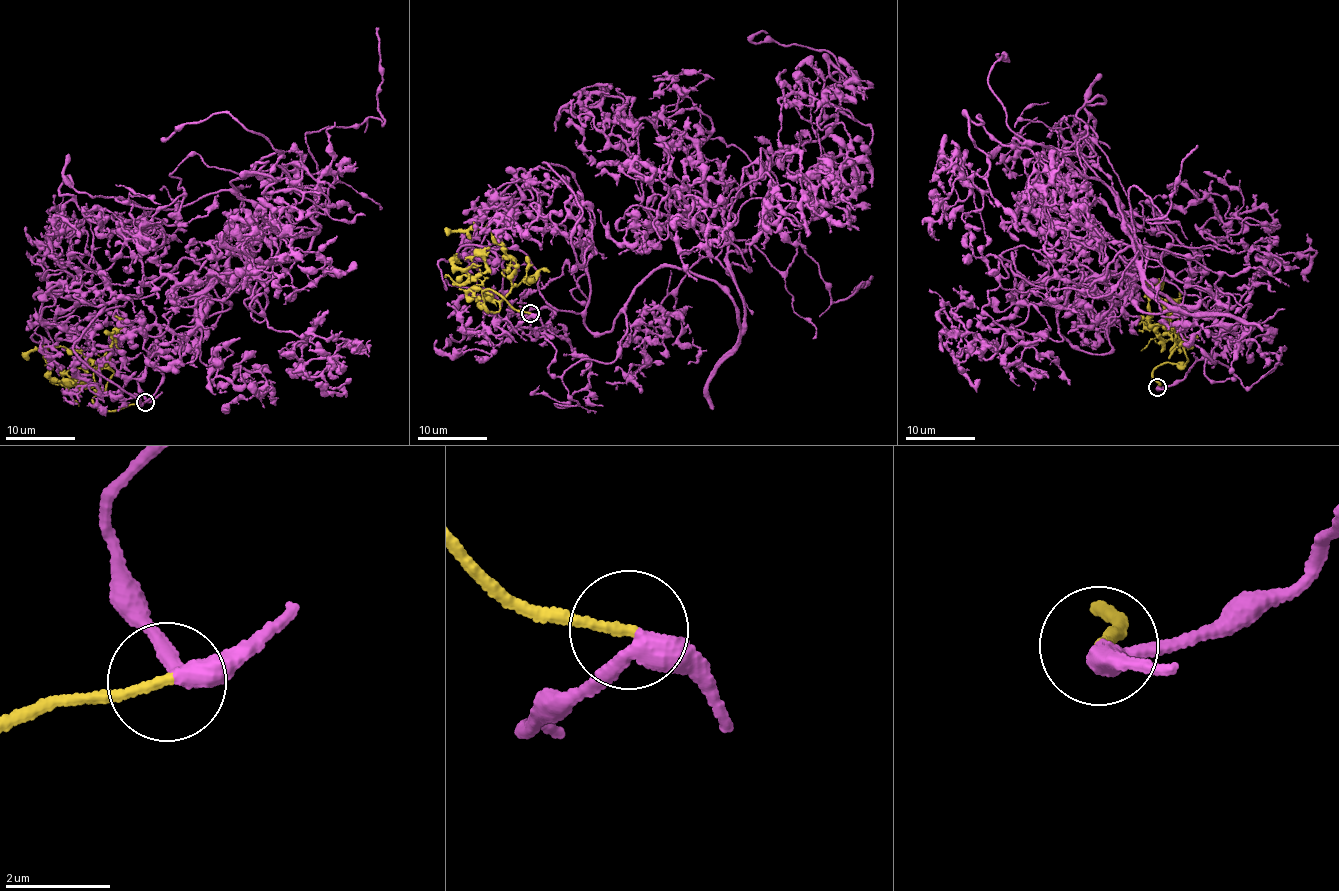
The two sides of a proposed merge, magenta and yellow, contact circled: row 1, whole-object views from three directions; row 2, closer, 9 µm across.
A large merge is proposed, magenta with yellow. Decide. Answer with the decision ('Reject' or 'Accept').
Accept

